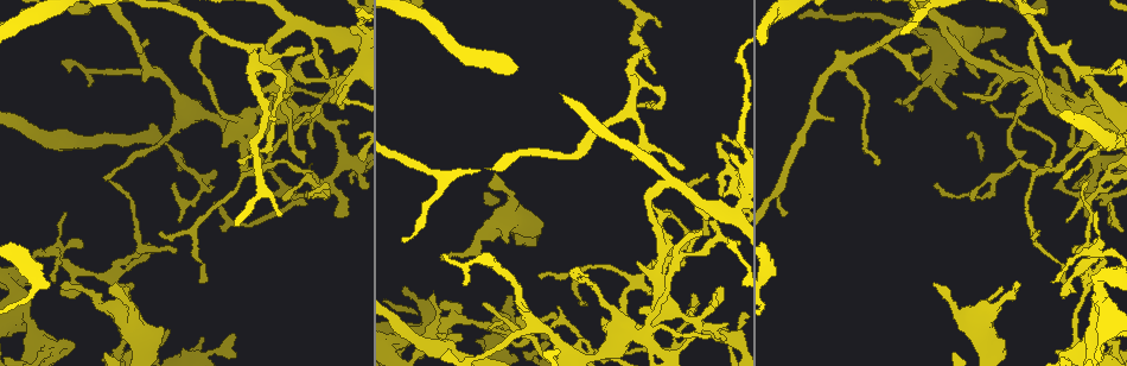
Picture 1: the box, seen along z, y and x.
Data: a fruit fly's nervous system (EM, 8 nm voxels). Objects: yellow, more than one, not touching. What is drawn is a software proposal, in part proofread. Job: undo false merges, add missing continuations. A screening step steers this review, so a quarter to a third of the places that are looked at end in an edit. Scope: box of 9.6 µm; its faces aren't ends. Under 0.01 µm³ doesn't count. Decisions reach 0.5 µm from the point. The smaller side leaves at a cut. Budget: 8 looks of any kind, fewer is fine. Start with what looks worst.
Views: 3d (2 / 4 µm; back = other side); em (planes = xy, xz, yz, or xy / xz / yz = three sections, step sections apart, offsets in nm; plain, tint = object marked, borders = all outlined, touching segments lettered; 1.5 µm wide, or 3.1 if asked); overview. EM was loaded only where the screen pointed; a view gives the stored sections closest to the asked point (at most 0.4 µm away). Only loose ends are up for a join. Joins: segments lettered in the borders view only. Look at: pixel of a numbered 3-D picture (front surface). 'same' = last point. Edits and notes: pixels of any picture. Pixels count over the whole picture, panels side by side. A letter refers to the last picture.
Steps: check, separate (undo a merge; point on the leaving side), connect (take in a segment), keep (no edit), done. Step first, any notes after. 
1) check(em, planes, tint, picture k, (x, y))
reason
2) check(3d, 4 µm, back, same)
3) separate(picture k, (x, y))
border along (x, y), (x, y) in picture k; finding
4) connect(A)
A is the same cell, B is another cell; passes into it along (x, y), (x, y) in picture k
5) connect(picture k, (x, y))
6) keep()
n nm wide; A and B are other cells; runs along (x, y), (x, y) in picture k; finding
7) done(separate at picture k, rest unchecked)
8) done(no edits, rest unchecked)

check(3d, 2 µm, picture 1, (964, 95))
tapers out

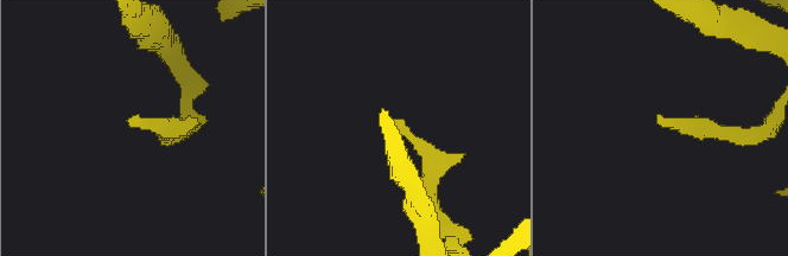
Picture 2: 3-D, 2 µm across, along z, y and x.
check(em, planes, tint, picture 2, (662, 118))
need the tissue

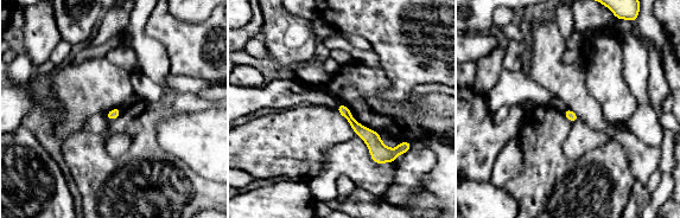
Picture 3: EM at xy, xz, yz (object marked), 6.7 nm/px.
check(em, planes, borders, same)

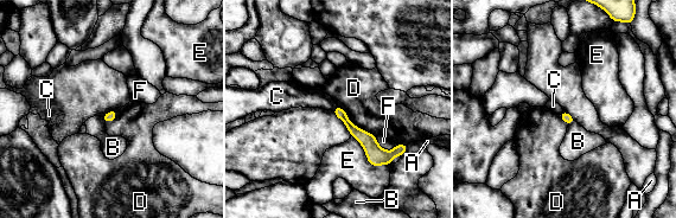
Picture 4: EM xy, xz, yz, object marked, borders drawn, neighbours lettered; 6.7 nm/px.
keep()
70 nm wide; A, B, C, D, E and F are other cells; runs along (337, 110), (380, 154), (399, 149) in picture 4; none of them fits

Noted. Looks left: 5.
check(em, planes, borders, picture 1, (238, 161))
long arm stops here

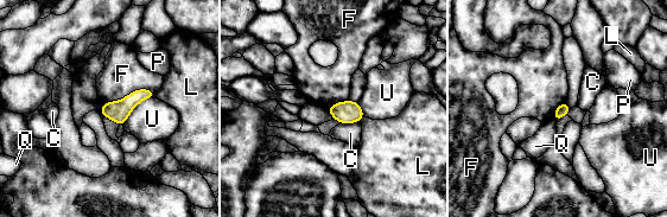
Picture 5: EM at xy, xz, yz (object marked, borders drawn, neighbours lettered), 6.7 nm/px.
keep()
F touches over 380 nm; C, F, L, P, Q and U are other cells; border along (154, 91), (132, 90), (101, 106) in picture 5; none of them fits

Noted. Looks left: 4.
check(3d, 2 µm, picture 1, (992, 195))
abrupt turn

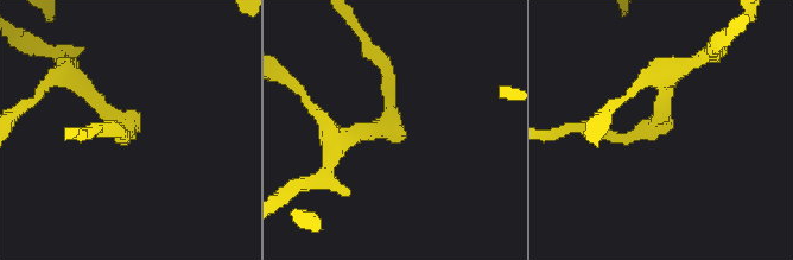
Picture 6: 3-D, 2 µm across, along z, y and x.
check(em, planes, borders, picture 6, (655, 129))

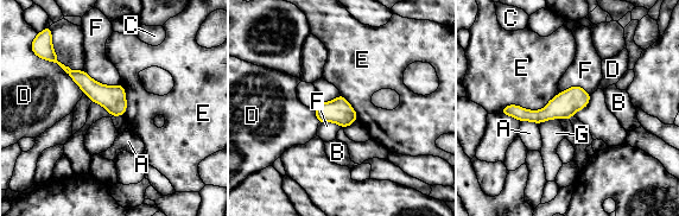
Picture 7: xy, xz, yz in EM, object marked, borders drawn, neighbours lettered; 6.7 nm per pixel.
keep()
E touches over 440 nm; A, B, C, D, E, F and G are other cells; all the same neuron

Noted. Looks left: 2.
done(no edits, rest unchecked)

